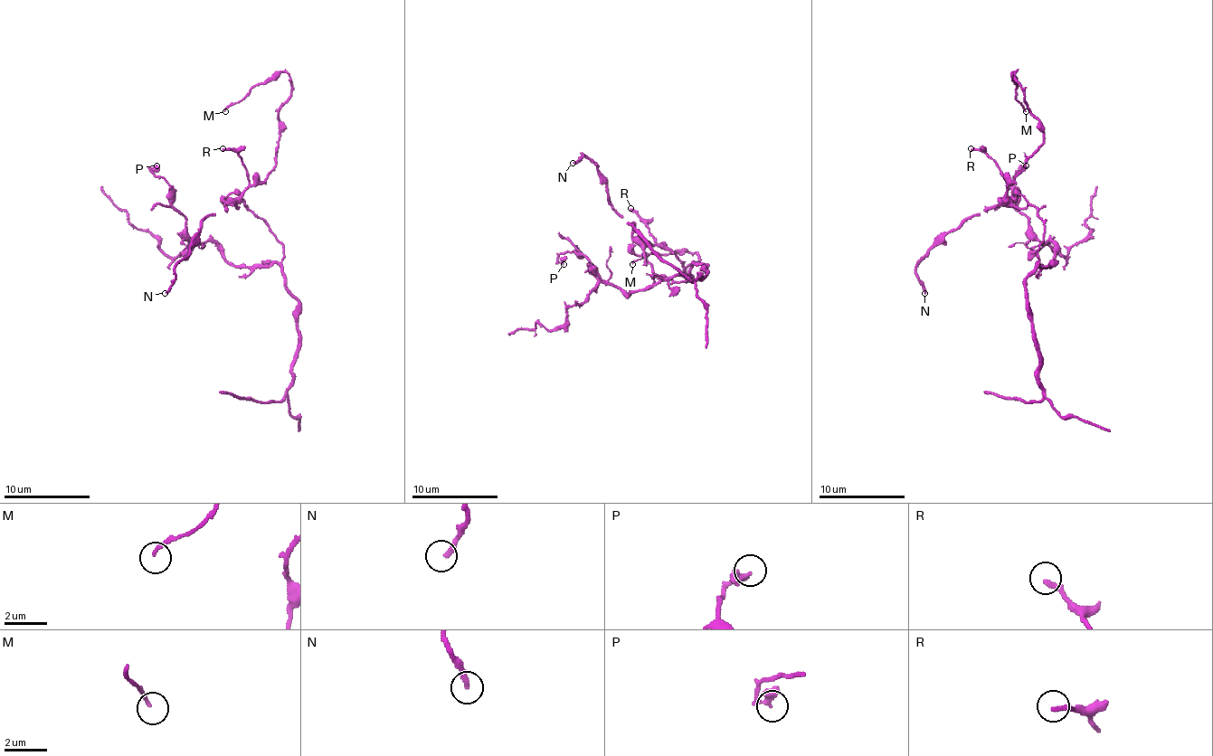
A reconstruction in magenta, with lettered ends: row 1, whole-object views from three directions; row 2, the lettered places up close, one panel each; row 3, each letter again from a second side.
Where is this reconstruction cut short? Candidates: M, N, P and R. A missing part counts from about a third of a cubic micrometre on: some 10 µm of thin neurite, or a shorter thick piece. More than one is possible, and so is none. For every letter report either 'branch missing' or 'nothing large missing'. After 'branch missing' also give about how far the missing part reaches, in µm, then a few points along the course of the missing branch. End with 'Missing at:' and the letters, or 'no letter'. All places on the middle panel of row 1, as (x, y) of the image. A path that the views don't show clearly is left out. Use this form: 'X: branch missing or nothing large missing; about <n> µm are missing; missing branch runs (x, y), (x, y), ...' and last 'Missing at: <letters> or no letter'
M: nothing large missing
N: nothing large missing
P: nothing large missing
R: nothing large missing
Missing at: no letter

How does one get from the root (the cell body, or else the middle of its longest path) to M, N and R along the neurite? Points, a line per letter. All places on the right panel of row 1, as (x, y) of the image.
M: (1039, 217), (1019, 193), (1007, 202), (1007, 184), (1044, 142), (1044, 127), (1016, 72), (1016, 99), (1026, 111)
N: (1039, 217), (1037, 211), (1018, 193), (1005, 202), (988, 206), (960, 223), (916, 267), (916, 278), (924, 293)
R: (1039, 217), (1037, 211), (1019, 193), (1005, 200), (1007, 181), (1000, 167), (980, 150), (971, 148)

